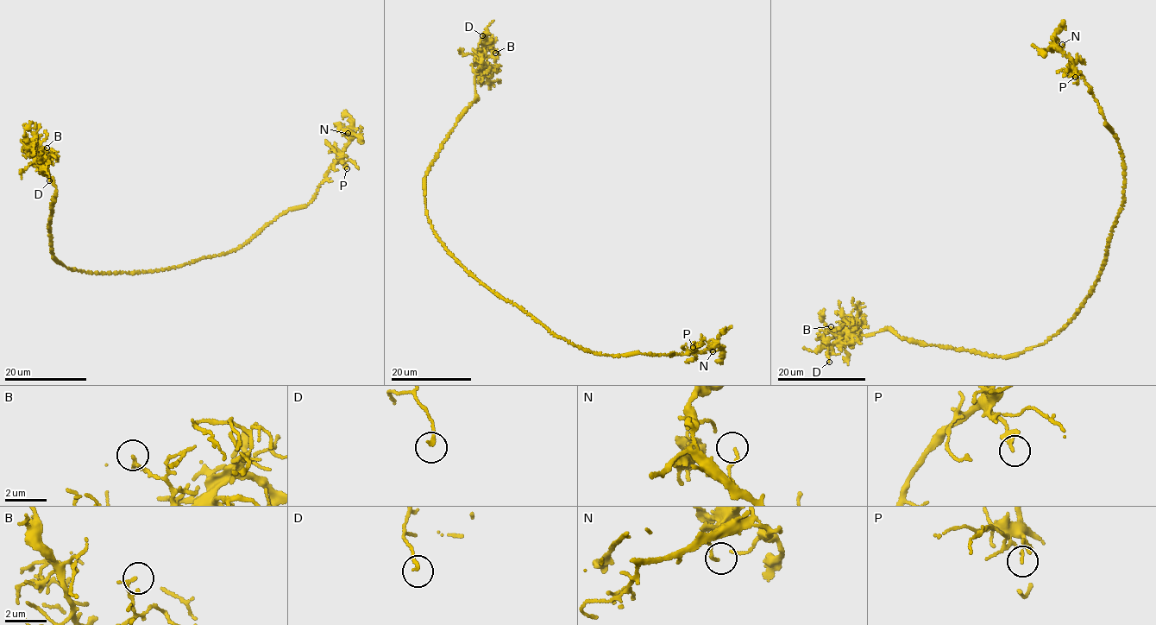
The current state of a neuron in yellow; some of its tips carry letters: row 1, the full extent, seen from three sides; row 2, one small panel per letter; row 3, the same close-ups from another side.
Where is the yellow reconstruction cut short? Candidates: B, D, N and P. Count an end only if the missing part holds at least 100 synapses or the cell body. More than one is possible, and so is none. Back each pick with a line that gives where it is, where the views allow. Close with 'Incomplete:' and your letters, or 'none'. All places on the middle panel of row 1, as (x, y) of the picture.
Incomplete: none

